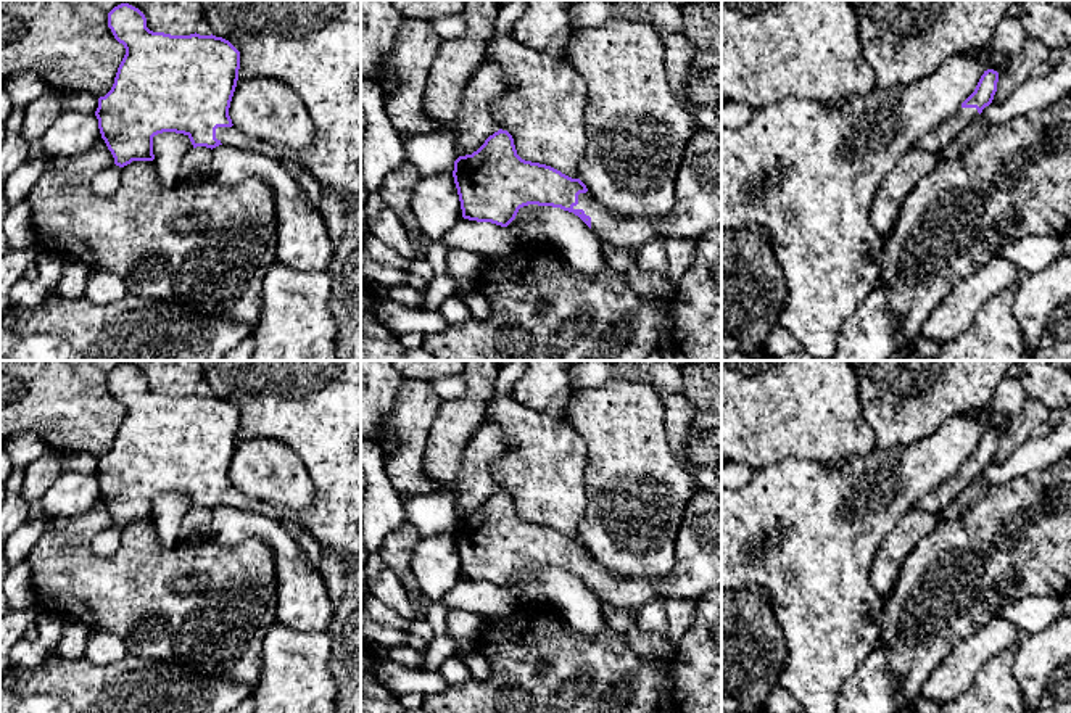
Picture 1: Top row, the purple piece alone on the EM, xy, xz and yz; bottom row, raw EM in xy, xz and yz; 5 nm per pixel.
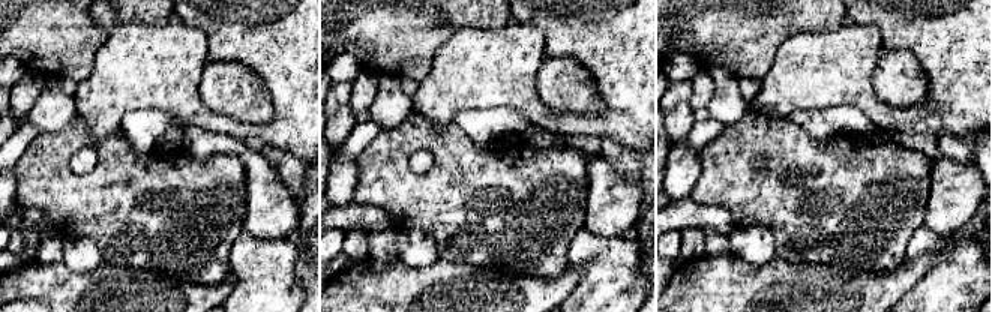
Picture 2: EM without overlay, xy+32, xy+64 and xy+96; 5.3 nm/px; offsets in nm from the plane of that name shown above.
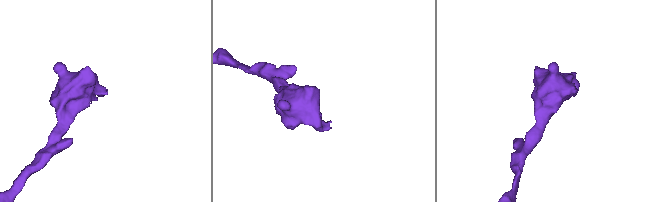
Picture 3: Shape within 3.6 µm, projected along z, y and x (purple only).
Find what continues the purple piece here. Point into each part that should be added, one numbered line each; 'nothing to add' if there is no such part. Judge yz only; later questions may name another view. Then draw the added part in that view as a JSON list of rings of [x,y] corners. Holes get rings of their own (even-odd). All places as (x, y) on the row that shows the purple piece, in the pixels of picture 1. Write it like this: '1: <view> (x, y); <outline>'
1: yz (933, 142); [[[958,108],[958,111],[941,122],[934,130],[924,134],[916,148],[928,153],[939,153],[949,145],[961,130],[965,130],[979,116],[976,108]]]

